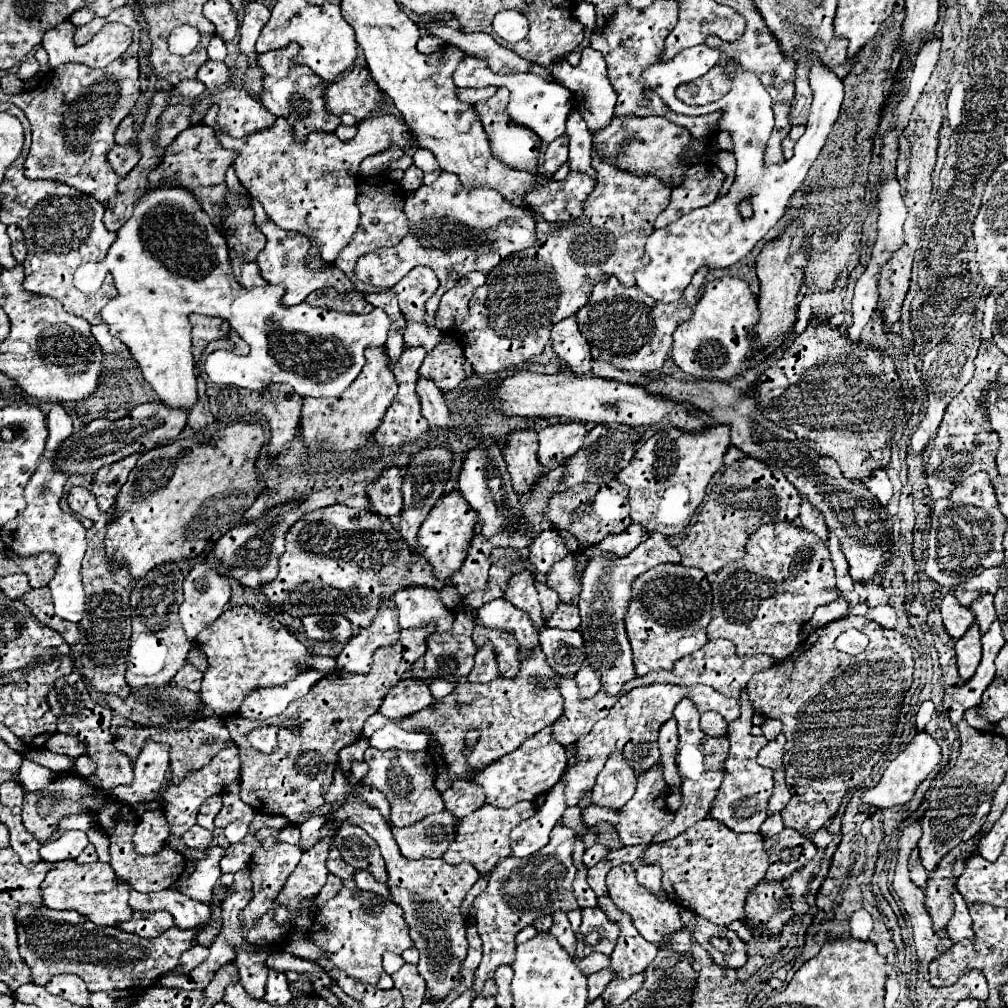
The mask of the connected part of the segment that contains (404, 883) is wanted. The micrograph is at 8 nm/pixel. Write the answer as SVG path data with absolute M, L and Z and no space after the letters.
M336 769L334 781L326 793L326 803L340 801L342 807L332 811L332 815L340 821L348 819L354 825L360 825L380 847L380 853L386 861L388 869L388 889L392 893L392 899L402 907L404 919L410 925L410 937L414 941L414 947L420 951L418 961L418 973L424 977L430 995L436 1001L442 1001L460 981L460 963L466 955L466 919L460 915L460 903L470 891L470 887L476 883L480 873L468 863L460 865L448 865L444 859L406 859L400 851L396 841L392 839L392 833L382 819L378 809L372 809L370 805L362 803L360 799L350 797L352 783Z

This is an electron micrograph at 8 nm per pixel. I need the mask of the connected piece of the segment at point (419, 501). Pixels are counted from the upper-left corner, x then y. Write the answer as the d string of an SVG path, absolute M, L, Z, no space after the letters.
M426 447L420 453L414 455L412 463L404 471L404 483L402 483L402 495L404 495L404 507L400 513L400 535L408 543L410 551L416 551L416 533L430 509L434 507L436 499L442 497L446 483L450 479L450 469L452 469L452 455L448 447Z

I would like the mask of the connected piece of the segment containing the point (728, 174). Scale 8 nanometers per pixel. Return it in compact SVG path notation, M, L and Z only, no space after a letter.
M718 151L718 155L714 157L714 163L720 167L720 171L724 173L724 183L722 183L722 189L720 193L724 195L728 191L728 187L732 187L734 183L734 169L736 169L736 159L730 151Z

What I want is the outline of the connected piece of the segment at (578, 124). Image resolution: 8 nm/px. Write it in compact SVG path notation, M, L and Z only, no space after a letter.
M572 109L566 121L566 133L570 137L570 169L584 171L590 179L596 181L596 171L592 167L592 139L586 127L586 121L580 117L576 109Z

